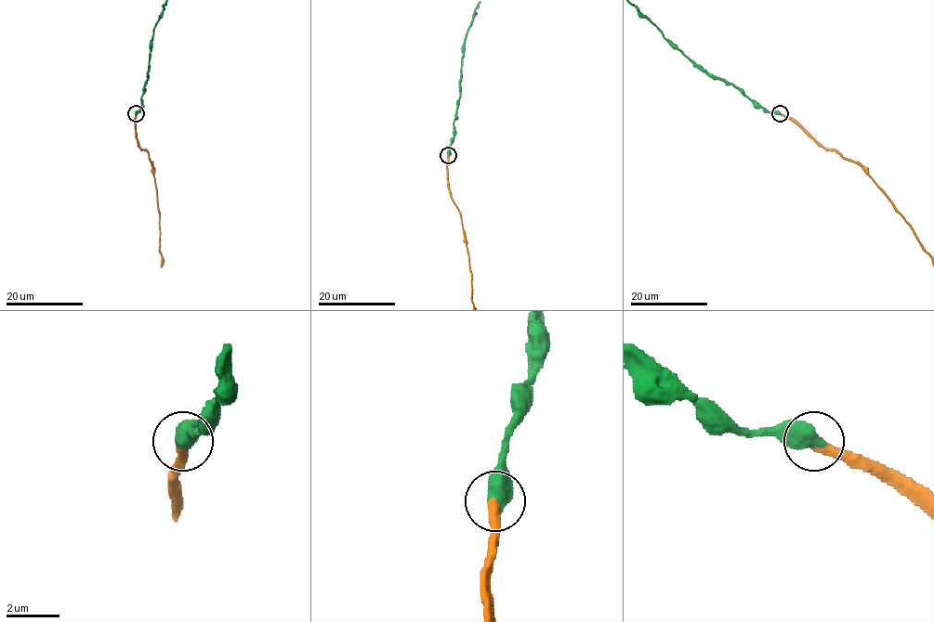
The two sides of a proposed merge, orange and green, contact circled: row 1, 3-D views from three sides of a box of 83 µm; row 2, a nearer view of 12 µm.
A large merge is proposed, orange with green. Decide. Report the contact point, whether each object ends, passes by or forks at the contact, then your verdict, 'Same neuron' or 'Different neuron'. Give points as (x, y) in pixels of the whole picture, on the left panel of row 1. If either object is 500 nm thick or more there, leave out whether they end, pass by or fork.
Place: (136, 113). Same neuron

